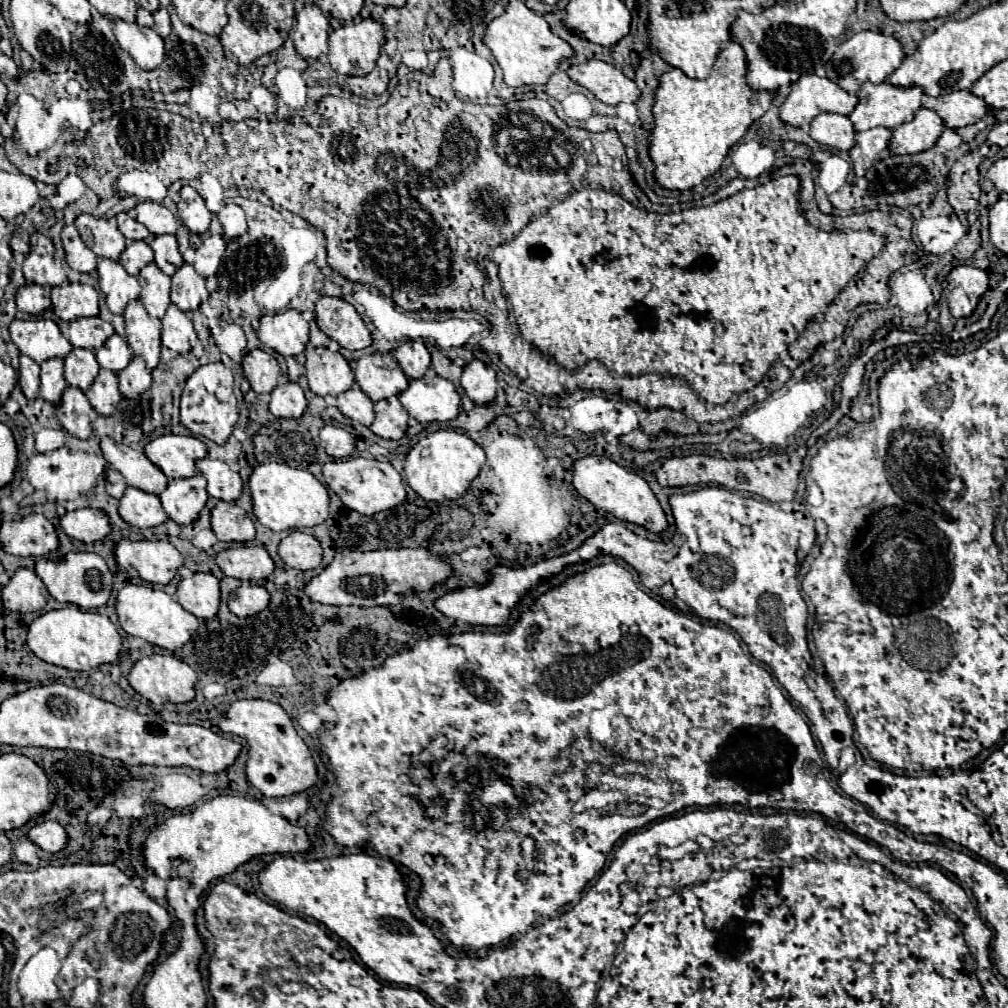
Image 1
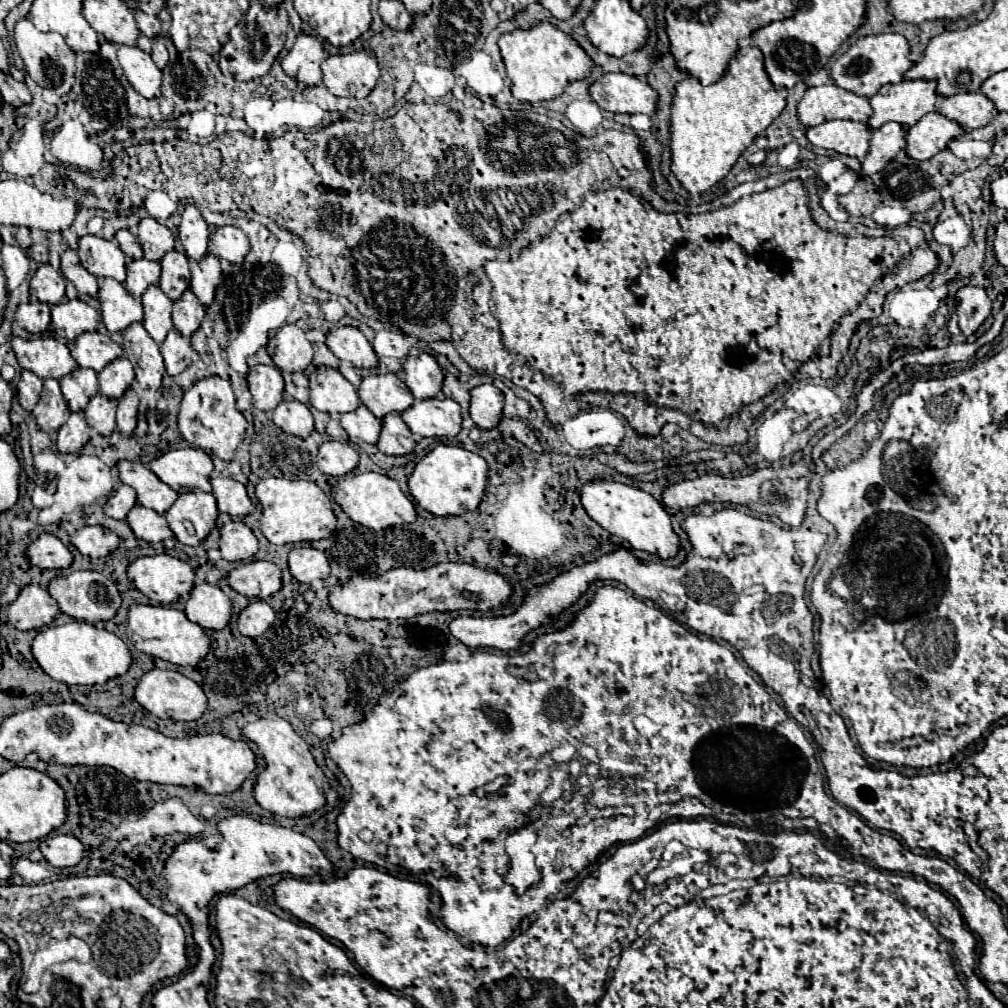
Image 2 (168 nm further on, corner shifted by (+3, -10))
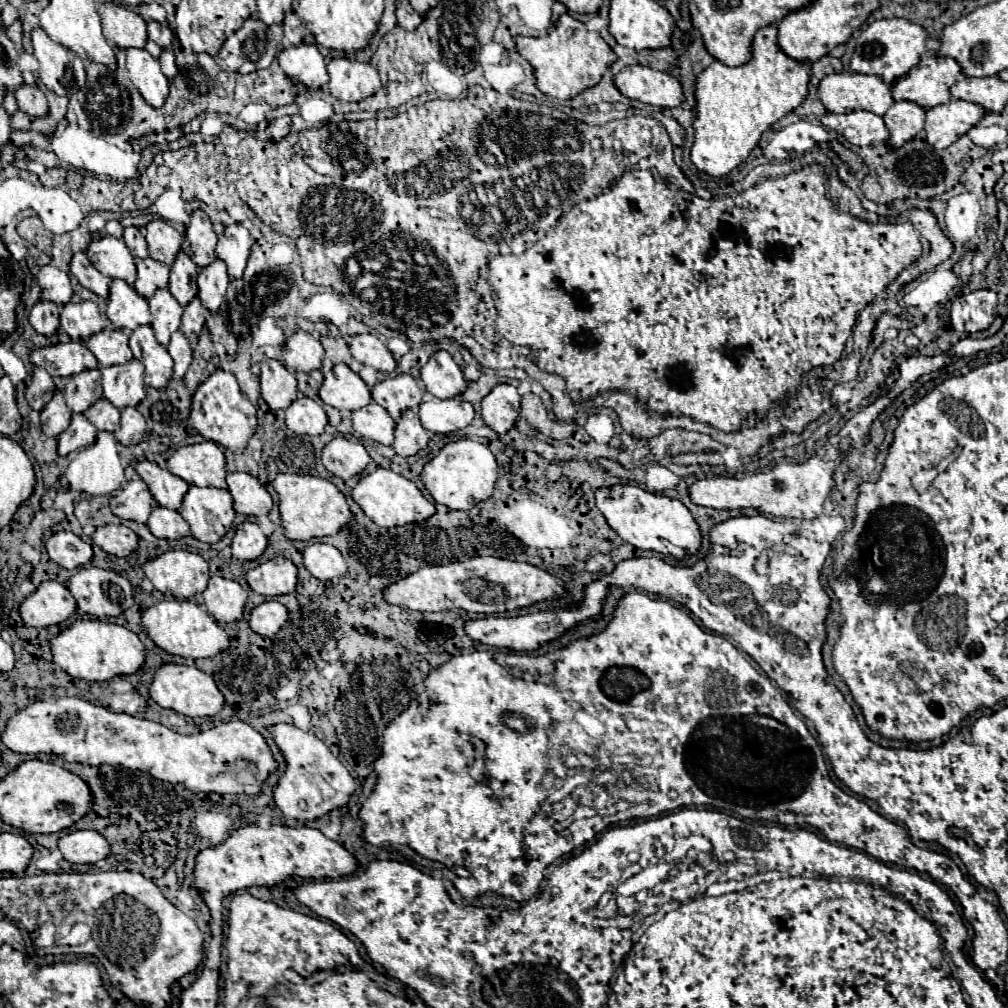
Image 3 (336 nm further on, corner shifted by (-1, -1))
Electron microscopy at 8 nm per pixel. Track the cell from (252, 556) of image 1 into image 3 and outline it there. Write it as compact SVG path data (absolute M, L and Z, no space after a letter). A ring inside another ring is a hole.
M276 556L246 572L246 580L254 592L266 598L292 594L298 584L298 568L292 564L292 560Z

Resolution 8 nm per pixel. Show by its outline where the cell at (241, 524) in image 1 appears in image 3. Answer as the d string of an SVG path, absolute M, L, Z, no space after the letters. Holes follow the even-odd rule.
M244 522L236 528L232 540L232 554L238 560L256 560L268 546L268 538L262 534L258 524Z

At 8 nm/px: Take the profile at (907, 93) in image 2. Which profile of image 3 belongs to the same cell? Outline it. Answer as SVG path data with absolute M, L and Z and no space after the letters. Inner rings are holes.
M926 54L908 76L902 76L892 84L892 98L912 100L920 106L932 108L950 100L950 86L960 76L960 64L954 58Z

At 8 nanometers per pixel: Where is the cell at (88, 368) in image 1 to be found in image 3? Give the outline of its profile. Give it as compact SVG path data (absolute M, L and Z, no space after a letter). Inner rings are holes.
M86 370L70 378L64 378L64 398L66 406L74 414L86 412L94 402L102 398L100 370Z

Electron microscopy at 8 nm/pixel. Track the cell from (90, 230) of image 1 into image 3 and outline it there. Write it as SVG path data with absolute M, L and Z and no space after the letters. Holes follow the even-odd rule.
M100 238L98 242L92 242L86 250L86 256L96 266L98 272L102 272L108 278L120 278L128 282L130 286L136 280L136 266L130 250L126 248L122 238Z

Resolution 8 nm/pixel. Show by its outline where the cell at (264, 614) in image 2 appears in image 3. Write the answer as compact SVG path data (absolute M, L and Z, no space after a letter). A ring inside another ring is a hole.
M268 600L252 610L250 628L260 636L274 636L288 620L288 610L278 600Z

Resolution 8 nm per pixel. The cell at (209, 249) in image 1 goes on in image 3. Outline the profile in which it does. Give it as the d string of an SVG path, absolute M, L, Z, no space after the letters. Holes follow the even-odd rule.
M214 260L210 266L198 272L198 288L200 288L198 298L210 312L216 312L224 302L228 282L230 278L226 274L226 266L222 260Z

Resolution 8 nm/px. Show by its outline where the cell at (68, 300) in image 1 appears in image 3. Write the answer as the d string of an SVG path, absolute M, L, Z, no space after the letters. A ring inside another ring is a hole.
M84 300L84 302L78 302L78 304L68 302L68 304L62 308L62 312L60 312L60 326L62 326L62 330L64 330L74 342L86 342L92 334L104 330L106 324L108 324L108 320L102 318L96 302L90 302L90 300Z

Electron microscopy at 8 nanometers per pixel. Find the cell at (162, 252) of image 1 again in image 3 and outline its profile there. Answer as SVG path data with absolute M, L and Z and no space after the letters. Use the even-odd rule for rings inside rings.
M180 252L170 268L170 284L168 284L168 290L178 300L178 304L186 306L198 294L196 274L198 266L184 252Z

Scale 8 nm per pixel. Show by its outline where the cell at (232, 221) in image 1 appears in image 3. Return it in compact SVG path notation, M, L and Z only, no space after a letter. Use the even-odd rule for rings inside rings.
M242 224L226 226L222 234L218 234L216 256L226 262L230 278L242 278L248 256L250 256L252 238Z

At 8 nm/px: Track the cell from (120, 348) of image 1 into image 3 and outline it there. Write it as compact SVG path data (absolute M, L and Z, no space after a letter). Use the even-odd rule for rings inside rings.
M130 360L120 366L100 368L104 398L116 408L138 406L146 398L144 390L144 366L138 360ZM142 370L142 380L140 380Z

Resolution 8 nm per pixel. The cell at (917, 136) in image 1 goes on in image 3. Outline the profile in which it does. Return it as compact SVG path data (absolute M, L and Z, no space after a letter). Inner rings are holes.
M950 100L946 104L934 106L926 114L926 140L938 150L954 144L962 134L966 134L978 120L986 114L982 106L964 100Z

